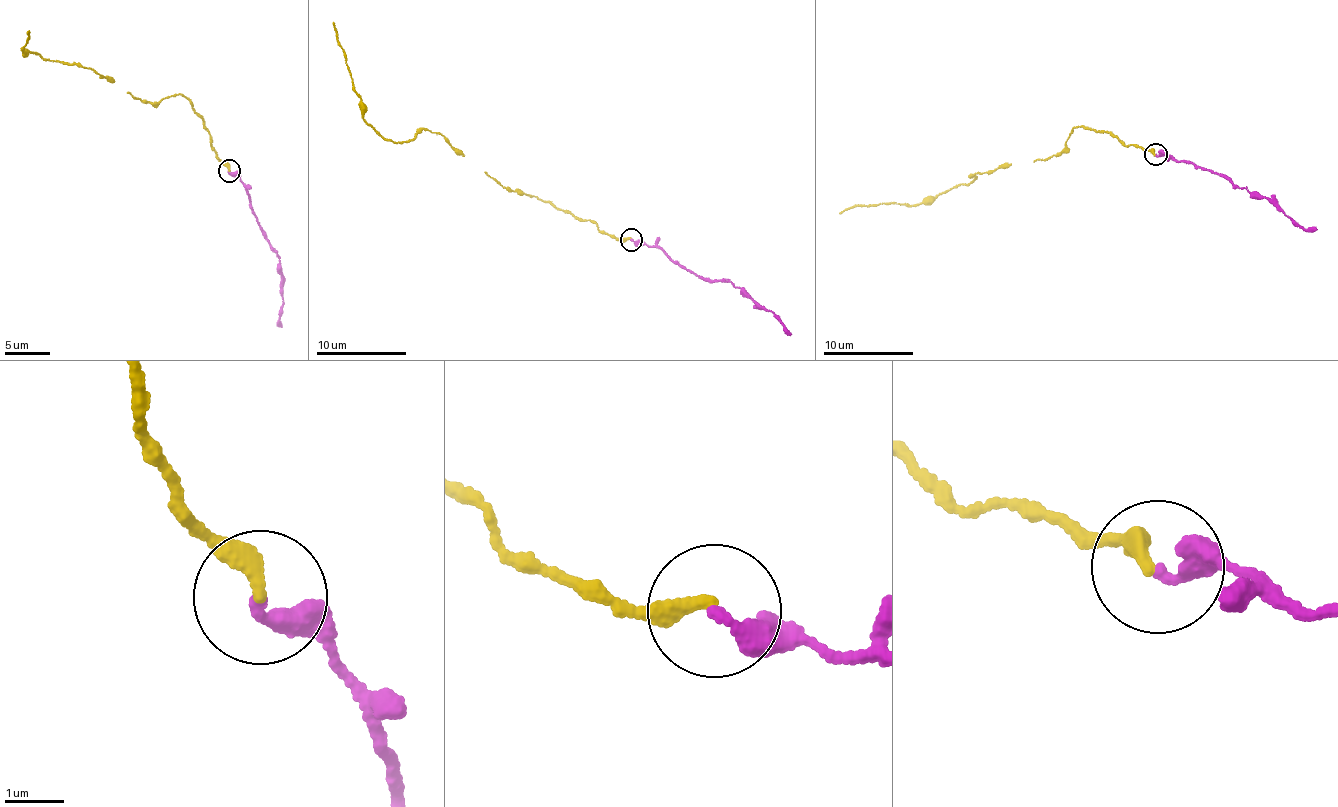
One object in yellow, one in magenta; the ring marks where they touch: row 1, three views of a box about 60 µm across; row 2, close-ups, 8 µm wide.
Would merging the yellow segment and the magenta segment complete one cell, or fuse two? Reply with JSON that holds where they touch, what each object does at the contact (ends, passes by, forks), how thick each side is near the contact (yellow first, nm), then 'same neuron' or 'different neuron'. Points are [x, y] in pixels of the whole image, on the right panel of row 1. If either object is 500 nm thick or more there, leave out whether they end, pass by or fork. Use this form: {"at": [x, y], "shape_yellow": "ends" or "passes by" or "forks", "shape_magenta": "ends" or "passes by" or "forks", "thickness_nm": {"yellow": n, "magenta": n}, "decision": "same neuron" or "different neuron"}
{"at": [1155, 154], "shape_yellow": "ends", "shape_magenta": "ends", "thickness_nm": {"yellow": 320, "magenta": 240}, "decision": "same neuron"}

